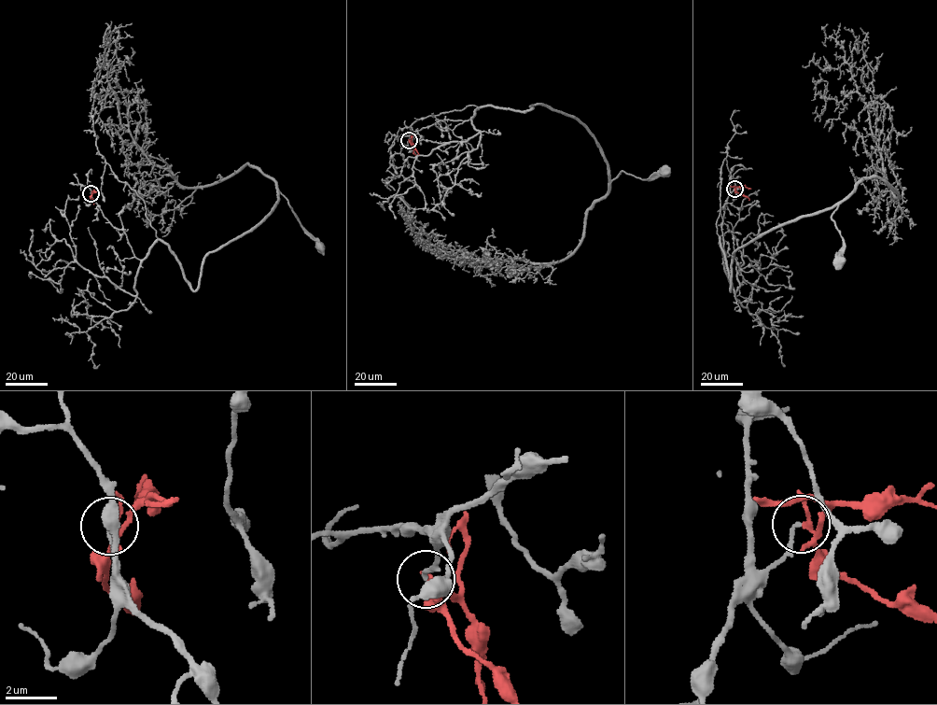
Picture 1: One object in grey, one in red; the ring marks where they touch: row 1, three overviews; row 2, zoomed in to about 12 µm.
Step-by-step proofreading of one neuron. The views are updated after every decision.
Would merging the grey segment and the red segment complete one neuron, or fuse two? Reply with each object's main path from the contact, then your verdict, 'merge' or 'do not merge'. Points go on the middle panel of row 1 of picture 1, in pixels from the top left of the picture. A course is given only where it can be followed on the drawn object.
course grey (409, 140), (443, 119), (471, 119), (480, 107), (543, 104), (580, 120), (610, 179), (663, 172); course red (409, 140), (418, 153); do not merge

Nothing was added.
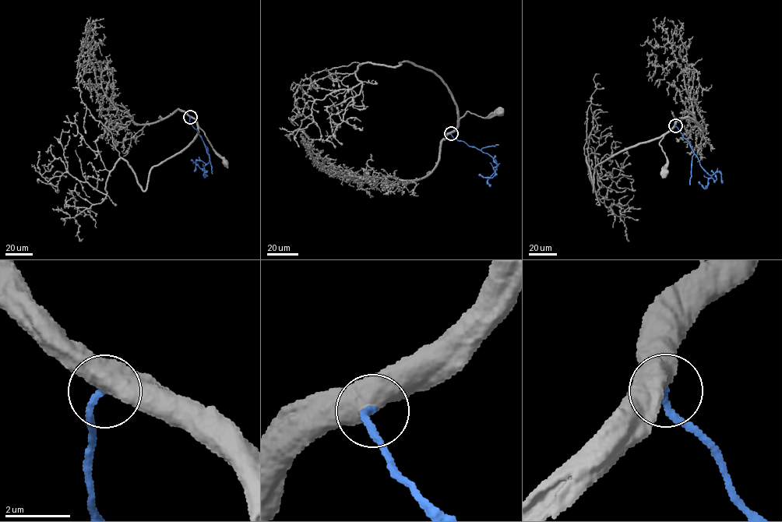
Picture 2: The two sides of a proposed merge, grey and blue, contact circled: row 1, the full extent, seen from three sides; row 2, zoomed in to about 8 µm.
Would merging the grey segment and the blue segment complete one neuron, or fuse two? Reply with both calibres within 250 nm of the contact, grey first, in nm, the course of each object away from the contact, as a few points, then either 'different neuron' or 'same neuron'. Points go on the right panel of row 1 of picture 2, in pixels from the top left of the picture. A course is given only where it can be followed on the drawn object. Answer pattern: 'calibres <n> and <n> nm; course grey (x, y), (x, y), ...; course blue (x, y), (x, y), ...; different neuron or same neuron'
calibres 550 and 200 nm; course grey (675, 125), (660, 142), (667, 162), (664, 172); course blue (675, 125), (688, 142), (701, 166), (711, 176), (706, 188), (699, 181); different neuron

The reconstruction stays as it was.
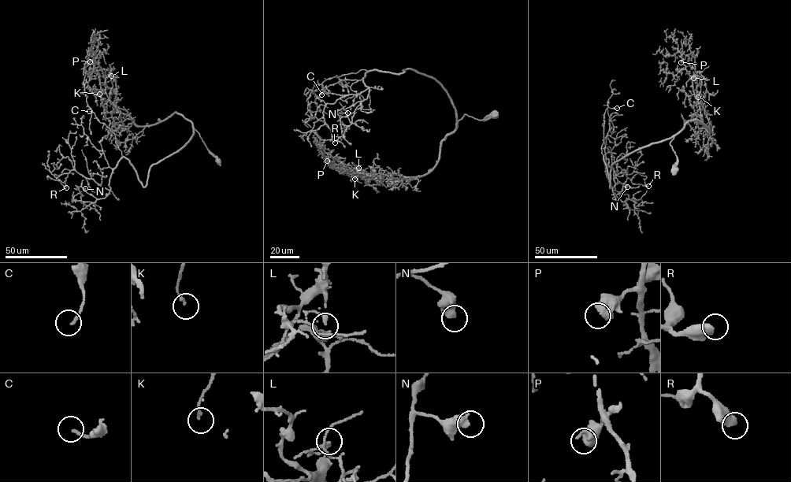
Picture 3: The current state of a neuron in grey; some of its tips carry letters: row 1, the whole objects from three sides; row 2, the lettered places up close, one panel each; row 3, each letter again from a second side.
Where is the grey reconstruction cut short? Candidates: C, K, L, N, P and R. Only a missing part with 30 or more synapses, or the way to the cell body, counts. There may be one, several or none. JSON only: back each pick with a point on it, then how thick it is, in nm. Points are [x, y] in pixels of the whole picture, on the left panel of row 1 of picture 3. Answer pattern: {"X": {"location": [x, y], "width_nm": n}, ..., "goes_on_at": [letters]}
{"goes_on_at": []}

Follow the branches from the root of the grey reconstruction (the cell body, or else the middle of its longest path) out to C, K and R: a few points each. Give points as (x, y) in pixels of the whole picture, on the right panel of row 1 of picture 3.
C: (674, 170), (674, 135), (614, 162), (610, 187), (601, 148), (603, 120), (608, 107), (617, 108)
K: (674, 170), (677, 160), (670, 142), (685, 124), (700, 120), (710, 132), (703, 124), (698, 97)
R: (674, 170), (674, 135), (614, 162), (610, 187), (603, 156), (612, 189), (617, 166), (633, 183), (648, 186)

